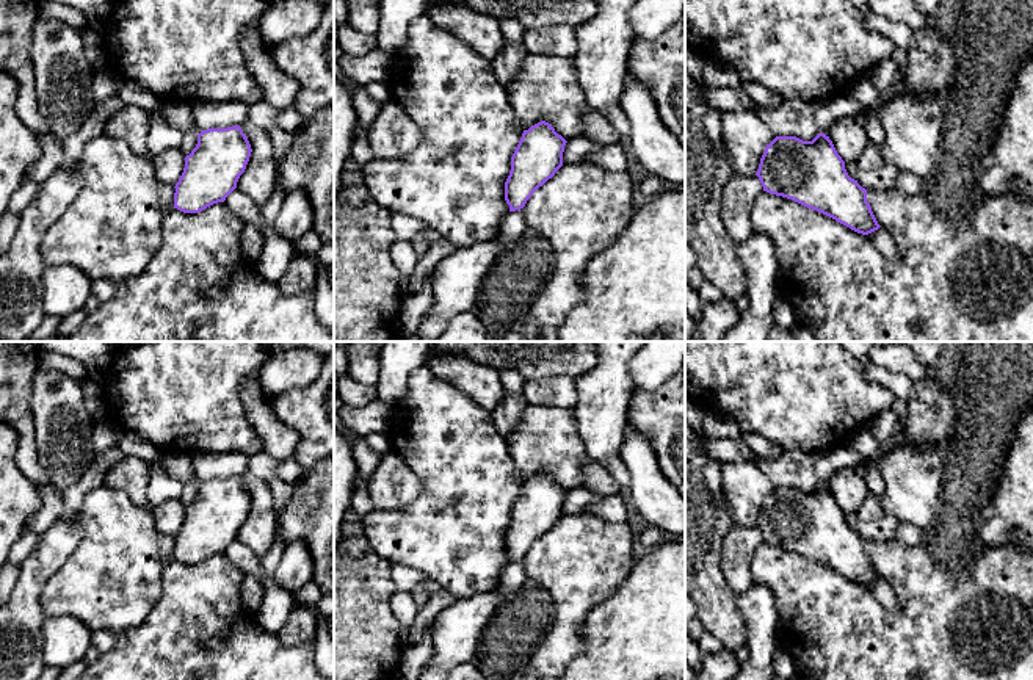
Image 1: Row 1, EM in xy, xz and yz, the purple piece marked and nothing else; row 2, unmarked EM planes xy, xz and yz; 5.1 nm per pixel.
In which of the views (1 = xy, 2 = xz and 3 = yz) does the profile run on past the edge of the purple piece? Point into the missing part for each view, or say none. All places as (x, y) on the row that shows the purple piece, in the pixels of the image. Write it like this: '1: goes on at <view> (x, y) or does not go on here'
1: does not go on here
2: does not go on here
3: does not go on here

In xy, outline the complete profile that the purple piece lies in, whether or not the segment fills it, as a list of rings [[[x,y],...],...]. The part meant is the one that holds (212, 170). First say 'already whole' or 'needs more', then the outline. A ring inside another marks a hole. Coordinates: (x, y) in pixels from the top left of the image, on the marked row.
already whole; [[[240,125],[202,130],[196,147],[185,157],[183,172],[174,186],[174,208],[199,213],[224,202],[237,188],[251,152]]]

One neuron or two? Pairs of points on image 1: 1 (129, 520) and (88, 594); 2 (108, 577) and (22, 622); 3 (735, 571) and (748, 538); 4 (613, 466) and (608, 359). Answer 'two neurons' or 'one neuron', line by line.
1: one neuron
2: two neurons
3: one neuron
4: two neurons

